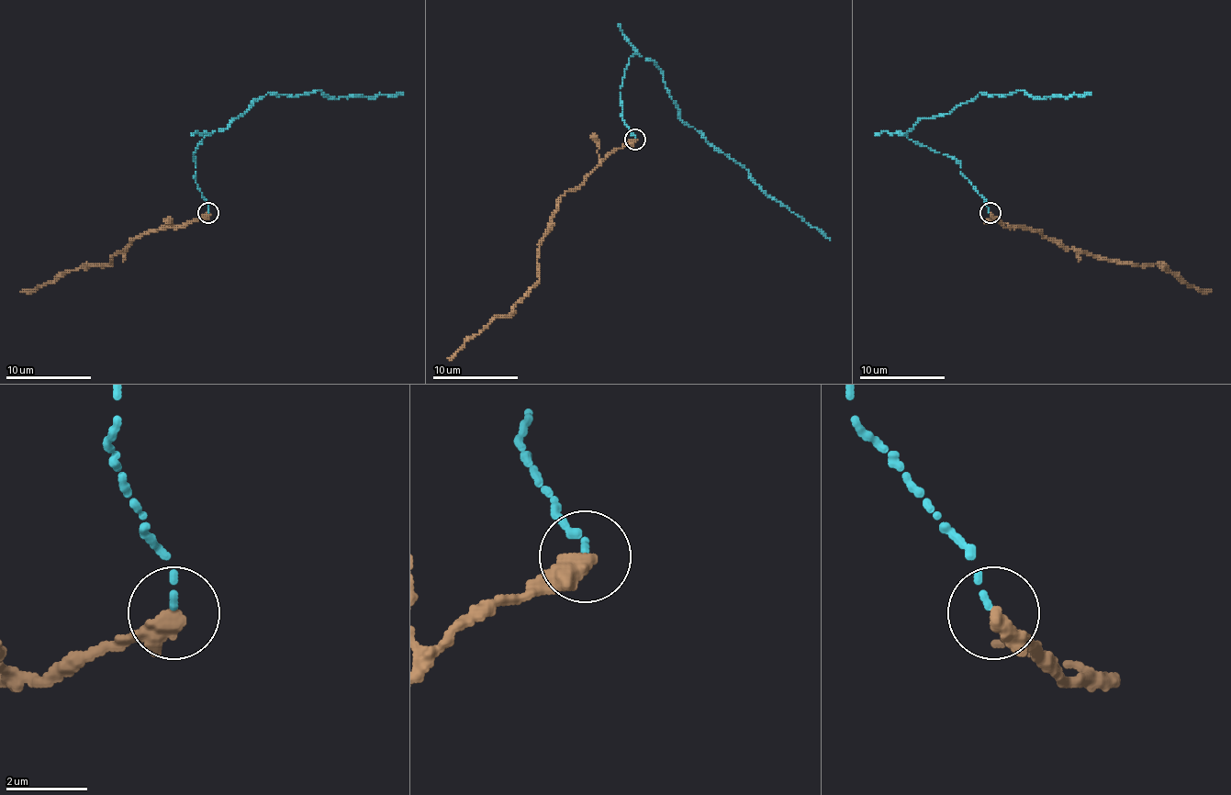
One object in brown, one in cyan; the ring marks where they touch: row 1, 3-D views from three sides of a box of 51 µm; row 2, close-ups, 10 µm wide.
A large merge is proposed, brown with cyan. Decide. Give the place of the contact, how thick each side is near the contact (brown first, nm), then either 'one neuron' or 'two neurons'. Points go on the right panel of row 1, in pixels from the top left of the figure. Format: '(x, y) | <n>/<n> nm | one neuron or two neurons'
(990, 213) | 440/110 nm | two neurons

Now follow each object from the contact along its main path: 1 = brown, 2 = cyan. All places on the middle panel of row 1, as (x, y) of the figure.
1: (635, 139), (609, 154), (560, 197), (552, 228), (539, 247), (539, 281), (507, 315), (494, 317), (447, 358)
2: (635, 138), (621, 99), (624, 69), (635, 54), (663, 71), (678, 116), (830, 240)

